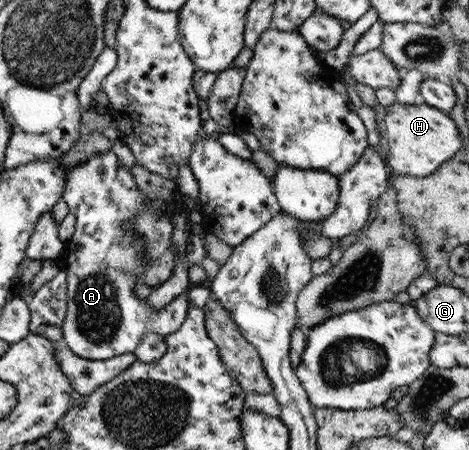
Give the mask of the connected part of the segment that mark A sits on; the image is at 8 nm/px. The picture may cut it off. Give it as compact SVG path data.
M111 150L98 153L66 173L61 199L75 218L65 261L67 311L61 338L68 351L96 363L106 362L121 353L132 353L144 331L154 331L162 337L176 332L186 316L189 288L160 310L150 310L133 291L134 285L141 282L144 250L138 234L132 232L134 215L142 207L142 195L129 170Z

